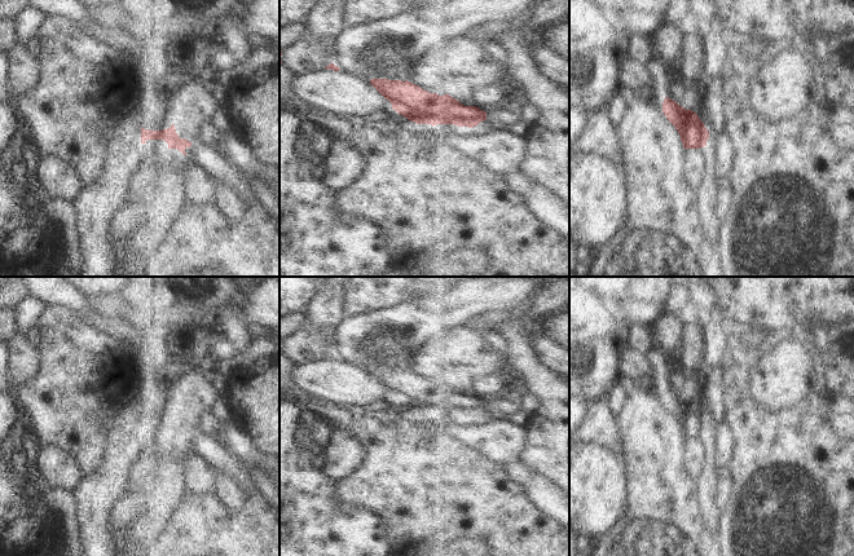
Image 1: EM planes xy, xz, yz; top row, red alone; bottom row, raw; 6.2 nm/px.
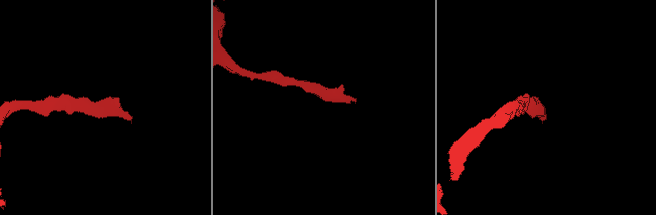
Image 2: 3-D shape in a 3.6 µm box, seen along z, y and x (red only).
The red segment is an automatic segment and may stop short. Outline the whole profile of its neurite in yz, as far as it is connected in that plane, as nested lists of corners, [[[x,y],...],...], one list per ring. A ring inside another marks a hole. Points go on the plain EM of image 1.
[[[665,387],[662,402],[681,425],[684,438],[700,438],[706,436],[709,420],[696,402],[686,400],[675,390]]]

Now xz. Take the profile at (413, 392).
[[[371,369],[370,374],[391,392],[392,398],[417,414],[476,416],[487,402],[465,396],[449,384],[439,385],[405,370]]]

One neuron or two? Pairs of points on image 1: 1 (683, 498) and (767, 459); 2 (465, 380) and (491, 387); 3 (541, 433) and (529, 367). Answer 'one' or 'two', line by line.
1: two
2: two
3: one

